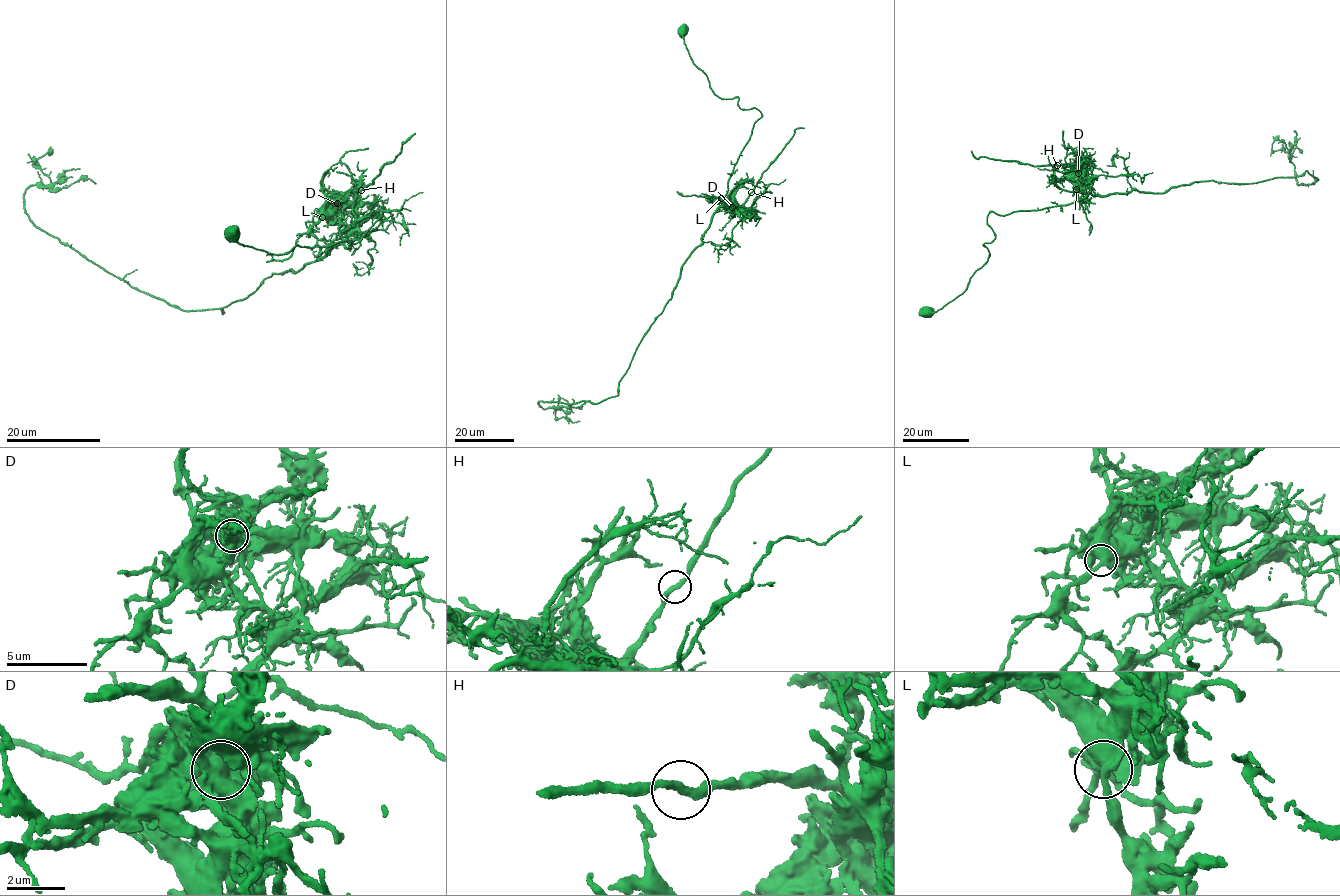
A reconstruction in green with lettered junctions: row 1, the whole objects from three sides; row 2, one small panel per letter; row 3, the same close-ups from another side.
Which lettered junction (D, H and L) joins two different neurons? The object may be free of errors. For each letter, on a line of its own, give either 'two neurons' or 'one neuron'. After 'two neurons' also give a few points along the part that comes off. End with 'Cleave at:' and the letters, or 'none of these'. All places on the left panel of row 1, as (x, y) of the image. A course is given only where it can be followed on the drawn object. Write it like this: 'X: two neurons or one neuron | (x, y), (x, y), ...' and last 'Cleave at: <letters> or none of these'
D: two neurons | (336, 204), (345, 194), (371, 183), (401, 150), (402, 142), (415, 133)
H: one neuron
L: one neuron
Cleave at: D

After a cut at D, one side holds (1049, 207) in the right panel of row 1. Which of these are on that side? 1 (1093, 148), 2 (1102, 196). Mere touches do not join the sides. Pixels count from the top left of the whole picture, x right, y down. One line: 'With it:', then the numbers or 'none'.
With it: 1, 2

